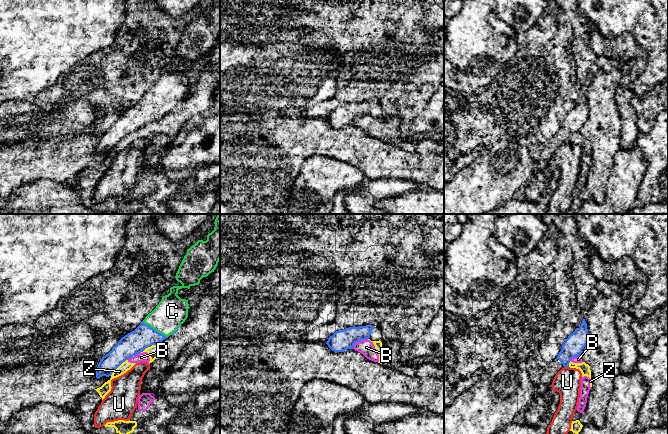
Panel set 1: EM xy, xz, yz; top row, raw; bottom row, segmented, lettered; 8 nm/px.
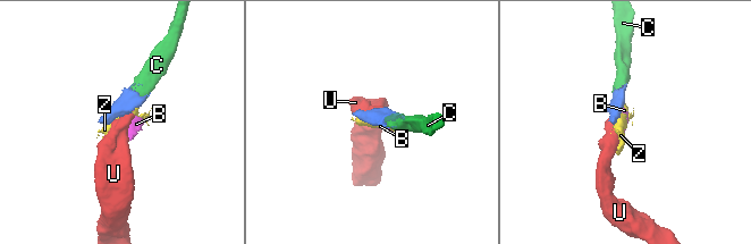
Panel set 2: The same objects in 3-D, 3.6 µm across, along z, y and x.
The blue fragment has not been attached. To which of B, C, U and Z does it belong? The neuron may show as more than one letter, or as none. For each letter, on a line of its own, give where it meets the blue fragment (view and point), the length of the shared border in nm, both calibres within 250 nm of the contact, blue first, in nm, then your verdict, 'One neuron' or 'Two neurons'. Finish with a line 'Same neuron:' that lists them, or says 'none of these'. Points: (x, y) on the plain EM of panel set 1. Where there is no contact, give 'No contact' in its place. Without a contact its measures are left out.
B: Touches blue at xz (358, 116). Shared border 150 nm. Thickness 170 nm (blue) against 120 nm. Two neurons
C: Touches blue at xy (154, 105). Shared border 240 nm. Thickness 190 nm (blue) against 260 nm. One neuron
U: Touches blue at yz (566, 142). Shared border 40 nm. Thickness 160 nm (blue) against 220 nm. Two neurons
Z: Touches blue at xy (118, 142). Shared border 190 nm. Thickness 190 nm (blue) against 80 nm. Two neurons
Same neuron: C

